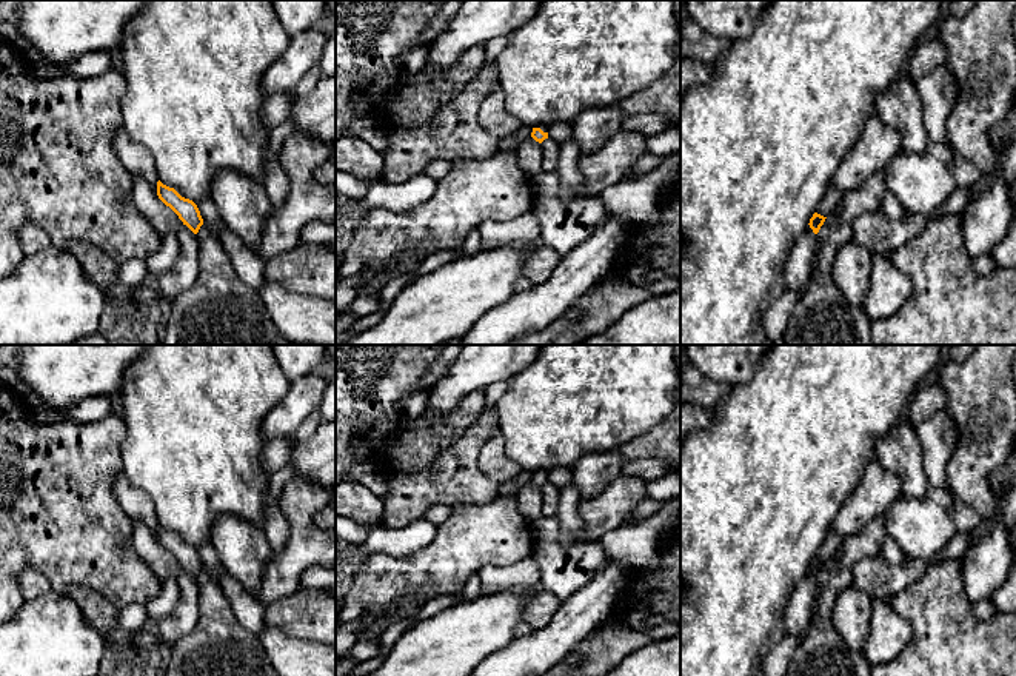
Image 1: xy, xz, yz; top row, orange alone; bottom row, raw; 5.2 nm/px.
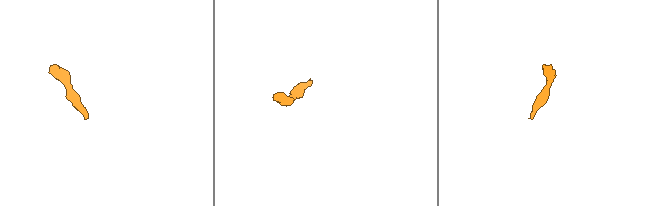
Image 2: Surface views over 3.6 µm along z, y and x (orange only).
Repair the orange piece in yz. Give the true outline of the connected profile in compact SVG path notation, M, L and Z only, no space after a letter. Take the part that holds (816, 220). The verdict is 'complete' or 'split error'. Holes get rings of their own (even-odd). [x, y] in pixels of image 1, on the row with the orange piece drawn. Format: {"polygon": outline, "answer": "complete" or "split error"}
{"polygon": "M814 213L807 229L794 243L791 254L785 263L785 289L799 289L810 280L817 233L825 219L827 217Z", "answer": "split error"}

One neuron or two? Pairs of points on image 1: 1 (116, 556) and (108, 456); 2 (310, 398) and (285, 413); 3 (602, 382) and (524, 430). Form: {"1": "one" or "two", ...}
{"1": "one", "2": "one", "3": "one"}

